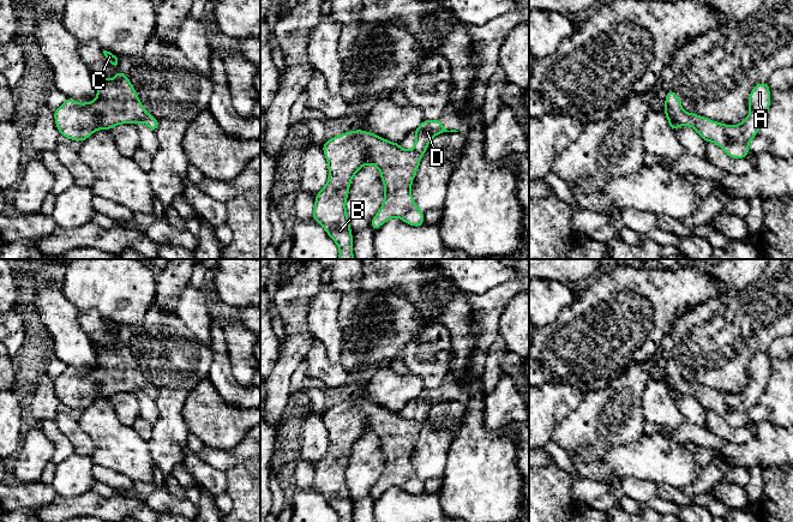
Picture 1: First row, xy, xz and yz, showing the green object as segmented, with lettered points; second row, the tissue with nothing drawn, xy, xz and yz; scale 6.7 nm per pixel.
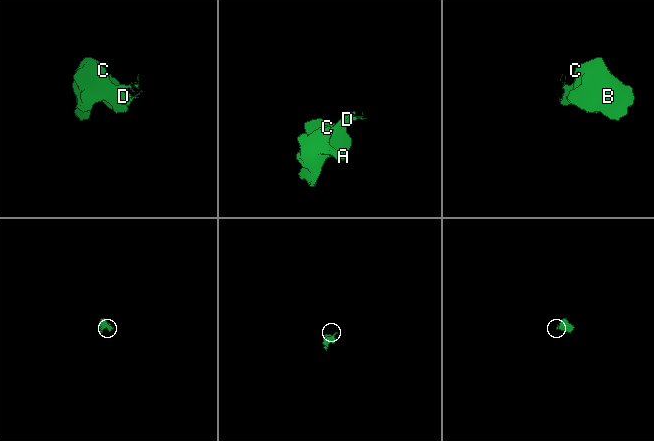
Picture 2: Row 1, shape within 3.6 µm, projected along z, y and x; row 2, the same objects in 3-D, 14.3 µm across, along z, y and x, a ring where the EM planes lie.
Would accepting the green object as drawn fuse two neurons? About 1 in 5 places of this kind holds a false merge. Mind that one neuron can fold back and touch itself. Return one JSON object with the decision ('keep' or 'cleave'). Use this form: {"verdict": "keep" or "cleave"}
{"verdict": "keep"}

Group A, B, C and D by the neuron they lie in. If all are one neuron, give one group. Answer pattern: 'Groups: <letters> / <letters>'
Groups: A B C D

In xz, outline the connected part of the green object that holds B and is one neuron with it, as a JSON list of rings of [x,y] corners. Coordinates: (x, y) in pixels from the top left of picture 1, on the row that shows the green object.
[[[439,119],[434,121],[423,120],[421,125],[414,131],[415,145],[413,150],[405,150],[401,148],[398,143],[392,143],[374,133],[370,133],[370,132],[361,131],[361,130],[346,132],[325,142],[325,144],[323,145],[323,151],[328,160],[329,179],[328,179],[326,185],[318,192],[316,197],[313,220],[320,223],[323,228],[325,229],[325,232],[328,233],[328,235],[337,244],[338,250],[340,250],[338,259],[354,259],[353,235],[350,230],[350,223],[347,216],[346,202],[347,202],[348,193],[349,193],[350,181],[353,180],[356,172],[366,164],[374,164],[379,169],[382,181],[385,186],[384,202],[379,211],[377,212],[377,215],[373,217],[371,222],[373,230],[376,232],[382,224],[384,224],[386,221],[389,221],[392,217],[401,218],[405,223],[414,226],[414,227],[420,227],[423,224],[423,214],[416,206],[410,193],[410,187],[411,187],[415,173],[420,166],[420,160],[426,152],[431,139],[434,136],[439,133],[444,133],[444,132],[458,132],[458,131],[456,130],[447,131],[446,128],[441,126],[441,121]]]

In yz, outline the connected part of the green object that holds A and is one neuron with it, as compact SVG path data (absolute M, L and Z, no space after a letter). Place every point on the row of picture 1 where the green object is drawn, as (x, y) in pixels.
M768 83L757 84L749 97L749 116L735 126L711 121L695 113L686 113L677 94L669 90L663 113L673 131L679 126L691 126L705 142L715 143L732 158L739 160L749 155L749 144L755 138L767 118L770 106Z

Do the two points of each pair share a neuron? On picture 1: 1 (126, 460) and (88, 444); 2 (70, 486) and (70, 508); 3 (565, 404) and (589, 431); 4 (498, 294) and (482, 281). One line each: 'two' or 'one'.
1: two
2: two
3: two
4: two

